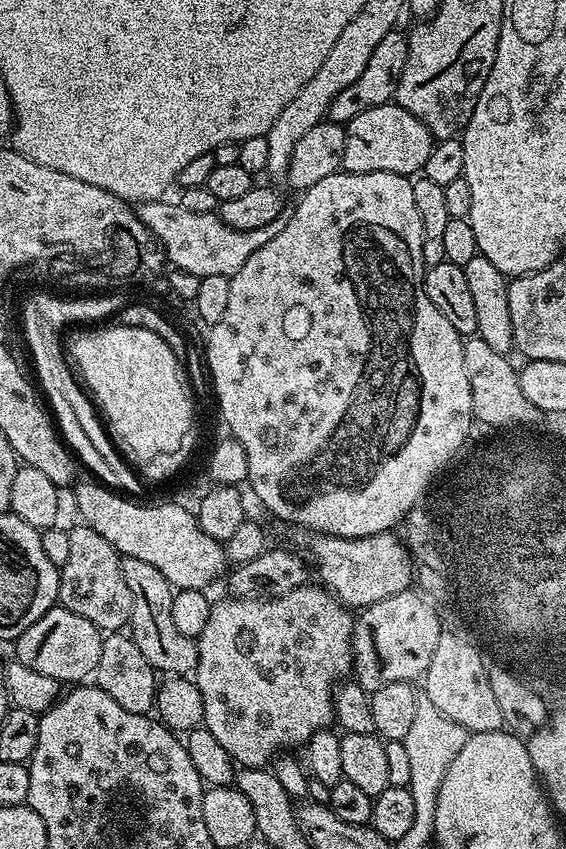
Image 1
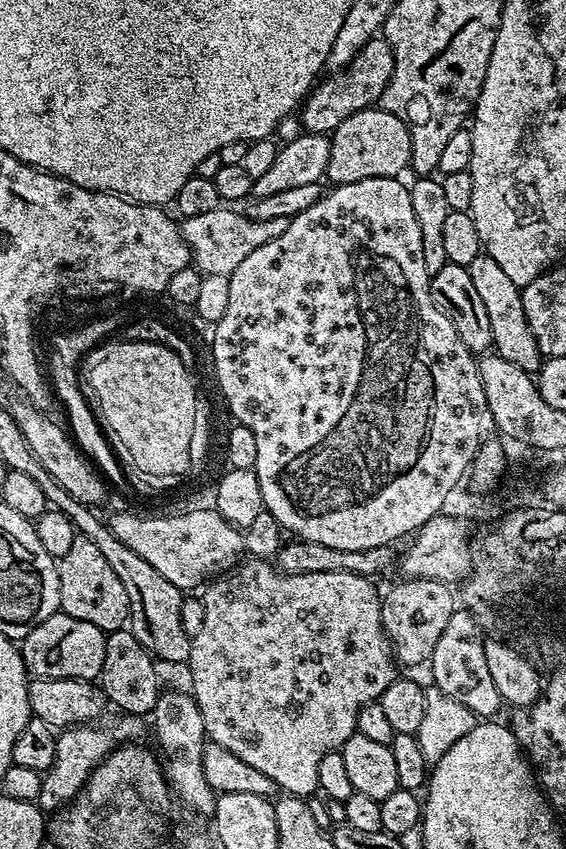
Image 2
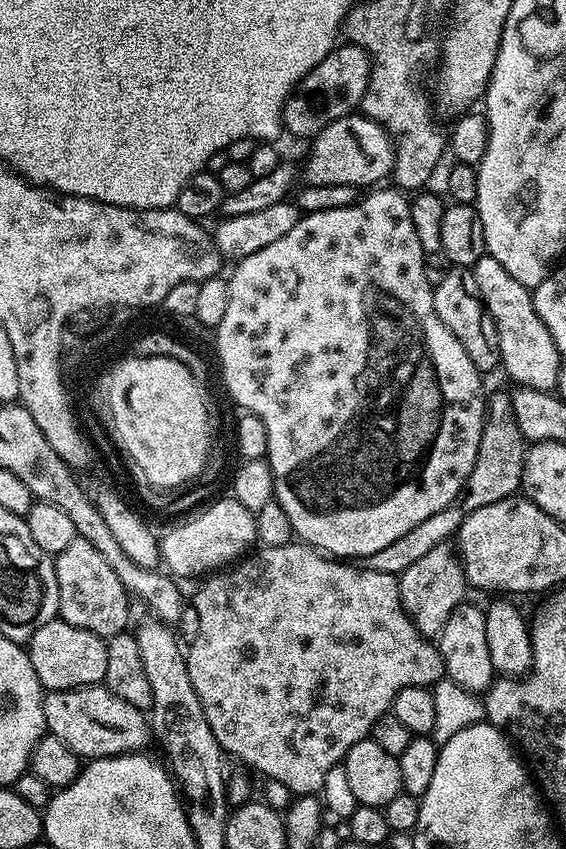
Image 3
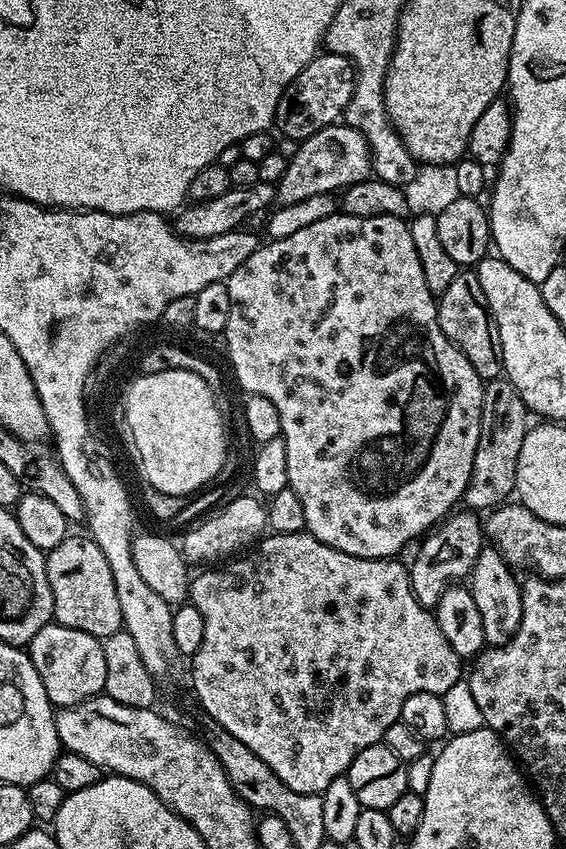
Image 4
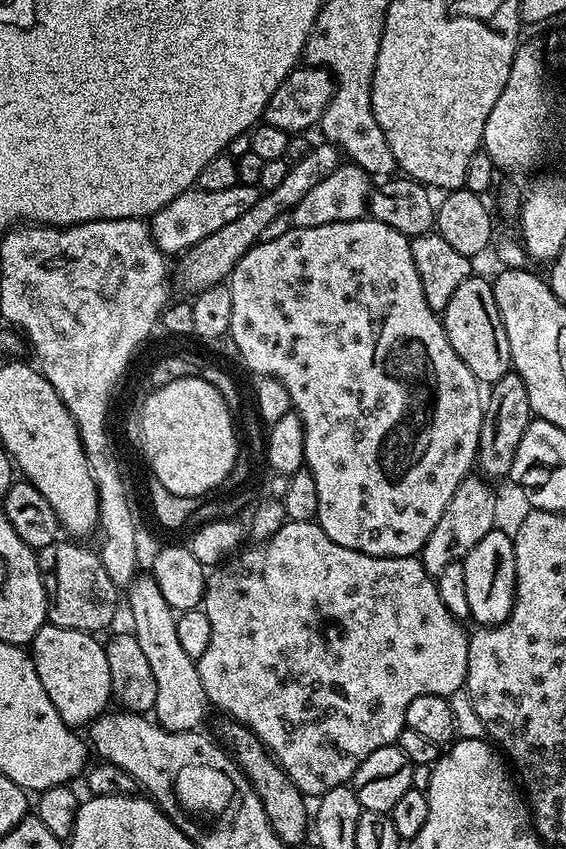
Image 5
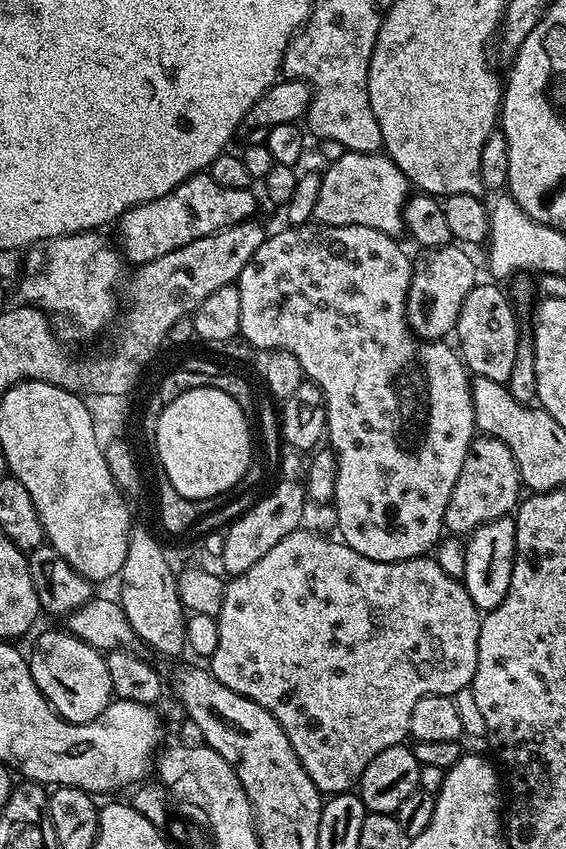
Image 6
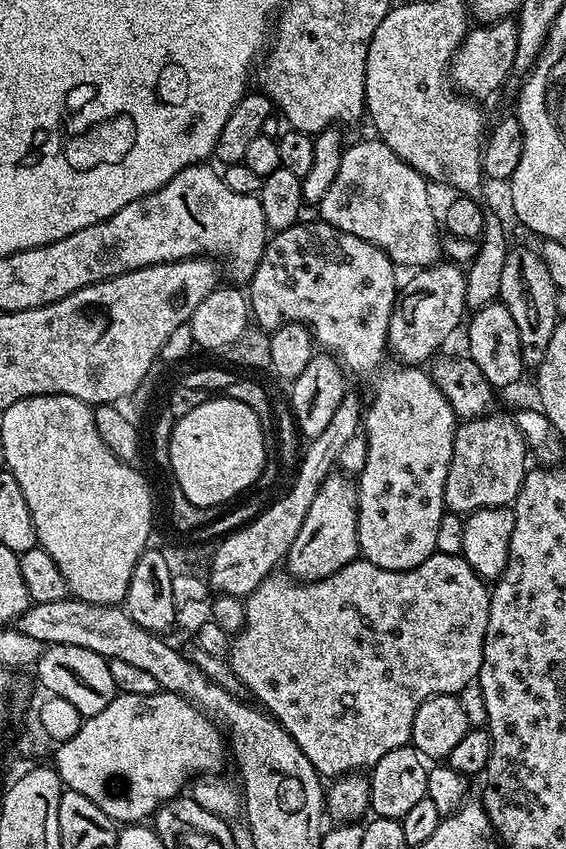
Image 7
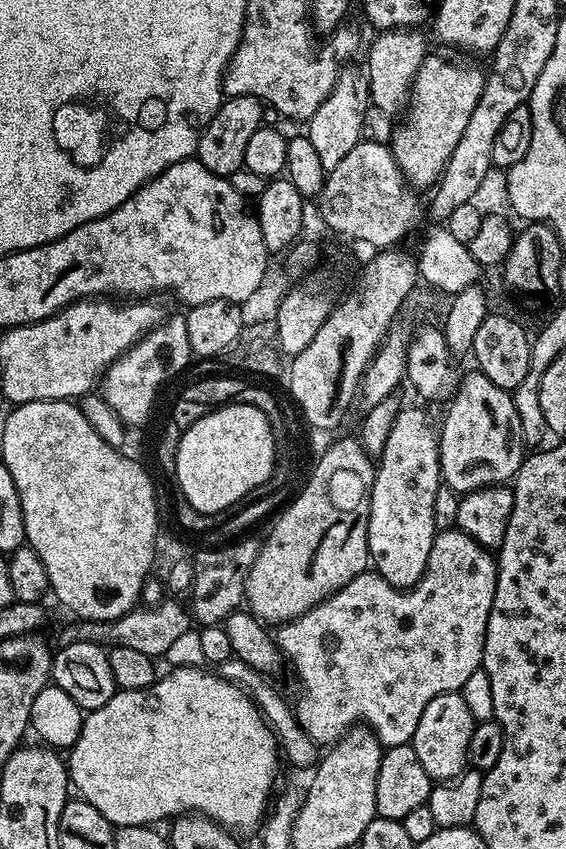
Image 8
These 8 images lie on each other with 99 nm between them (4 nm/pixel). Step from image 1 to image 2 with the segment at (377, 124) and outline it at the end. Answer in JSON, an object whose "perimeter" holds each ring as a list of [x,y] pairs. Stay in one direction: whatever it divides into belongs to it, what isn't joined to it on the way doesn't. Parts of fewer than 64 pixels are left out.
{"perimeter":[[[378,106],[363,108],[331,132],[327,179],[338,185],[362,182],[362,178],[399,177],[400,171],[410,165],[411,149],[410,130],[402,118],[394,118],[394,114]]]}

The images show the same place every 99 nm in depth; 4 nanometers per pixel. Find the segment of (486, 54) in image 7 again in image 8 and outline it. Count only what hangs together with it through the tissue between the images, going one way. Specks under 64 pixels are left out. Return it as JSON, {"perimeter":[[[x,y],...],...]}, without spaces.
{"perimeter":[[[435,54],[425,56],[412,83],[404,125],[390,139],[400,172],[413,189],[431,189],[439,181],[444,167],[450,162],[450,154],[454,154],[454,146],[458,146],[458,138],[462,138],[470,123],[474,106],[478,106],[478,98],[482,98],[485,77],[485,69],[476,64],[447,60]]]}

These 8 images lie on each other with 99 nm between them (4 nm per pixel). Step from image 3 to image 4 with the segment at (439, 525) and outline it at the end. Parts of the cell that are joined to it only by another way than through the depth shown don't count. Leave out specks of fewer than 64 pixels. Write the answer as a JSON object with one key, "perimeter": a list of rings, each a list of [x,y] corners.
{"perimeter":[[[497,378],[487,381],[484,385],[484,404],[480,407],[478,450],[474,450],[470,482],[462,497],[465,509],[495,510],[515,493],[518,454],[522,451],[522,438],[526,438],[529,427],[530,413],[526,402],[522,402],[518,390],[514,390],[509,380]]]}

